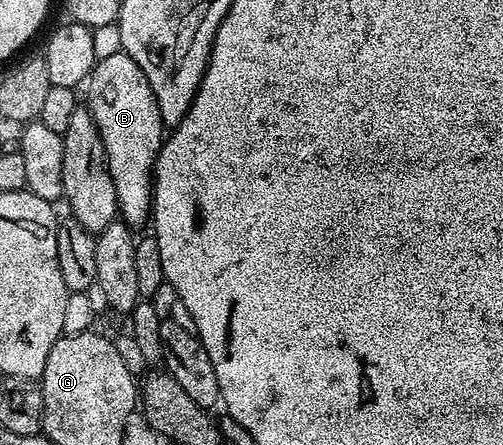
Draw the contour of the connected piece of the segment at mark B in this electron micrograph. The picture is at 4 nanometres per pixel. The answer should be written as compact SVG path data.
M121 50L97 61L88 77L90 104L88 111L93 119L100 152L106 155L104 168L114 187L118 211L127 225L142 224L152 216L152 173L154 159L162 148L164 125L156 106L148 78L136 66L134 59Z

